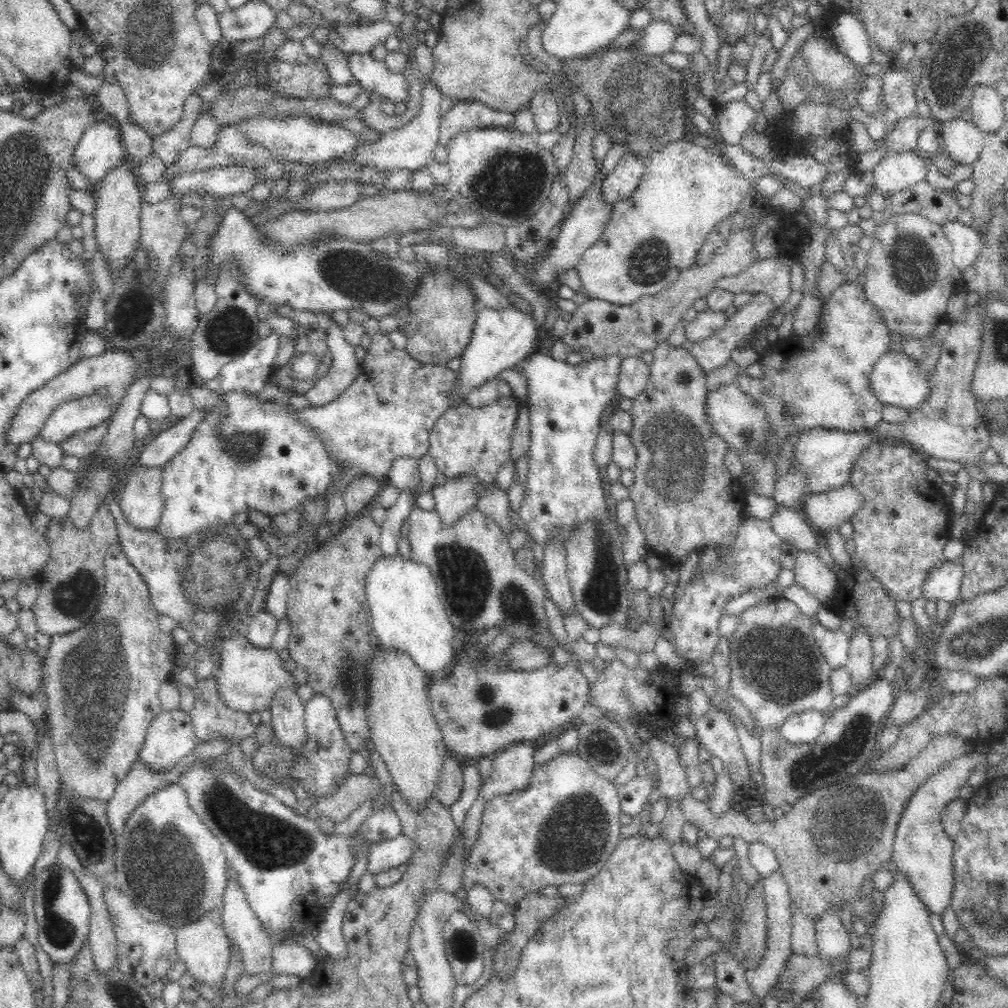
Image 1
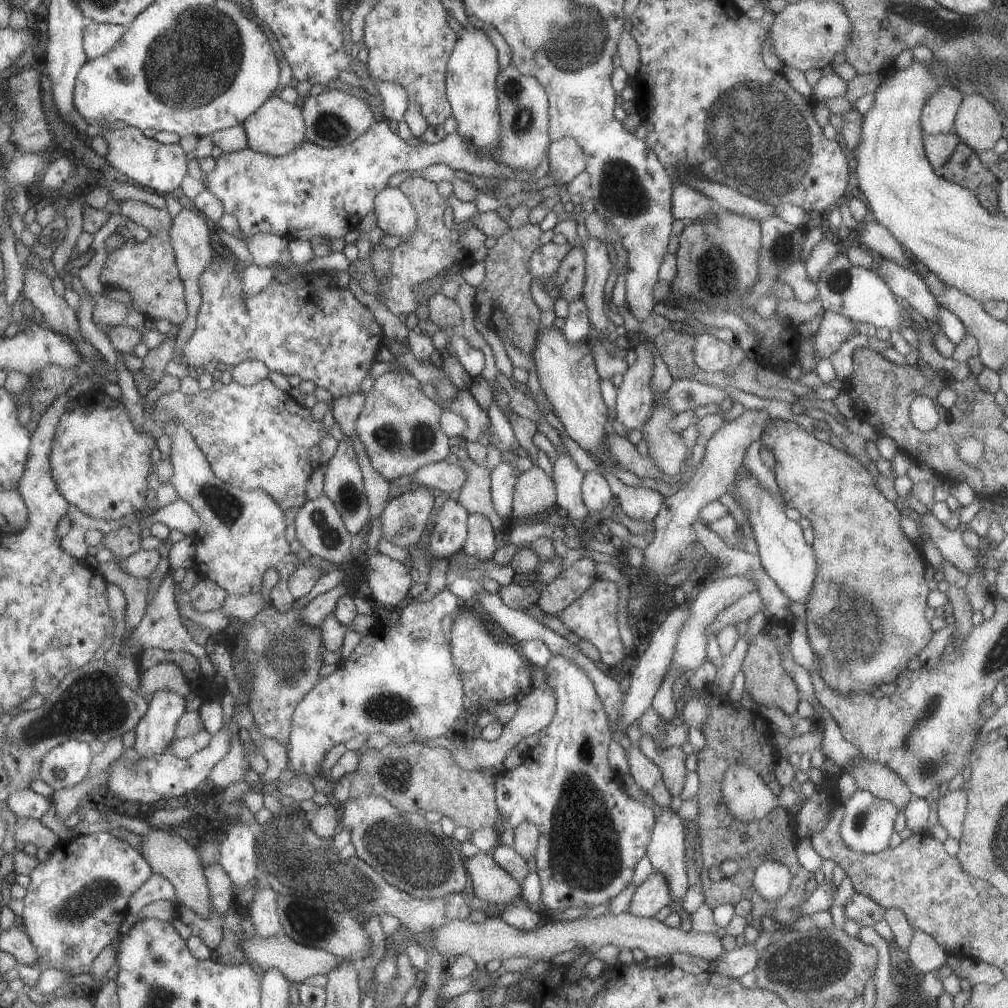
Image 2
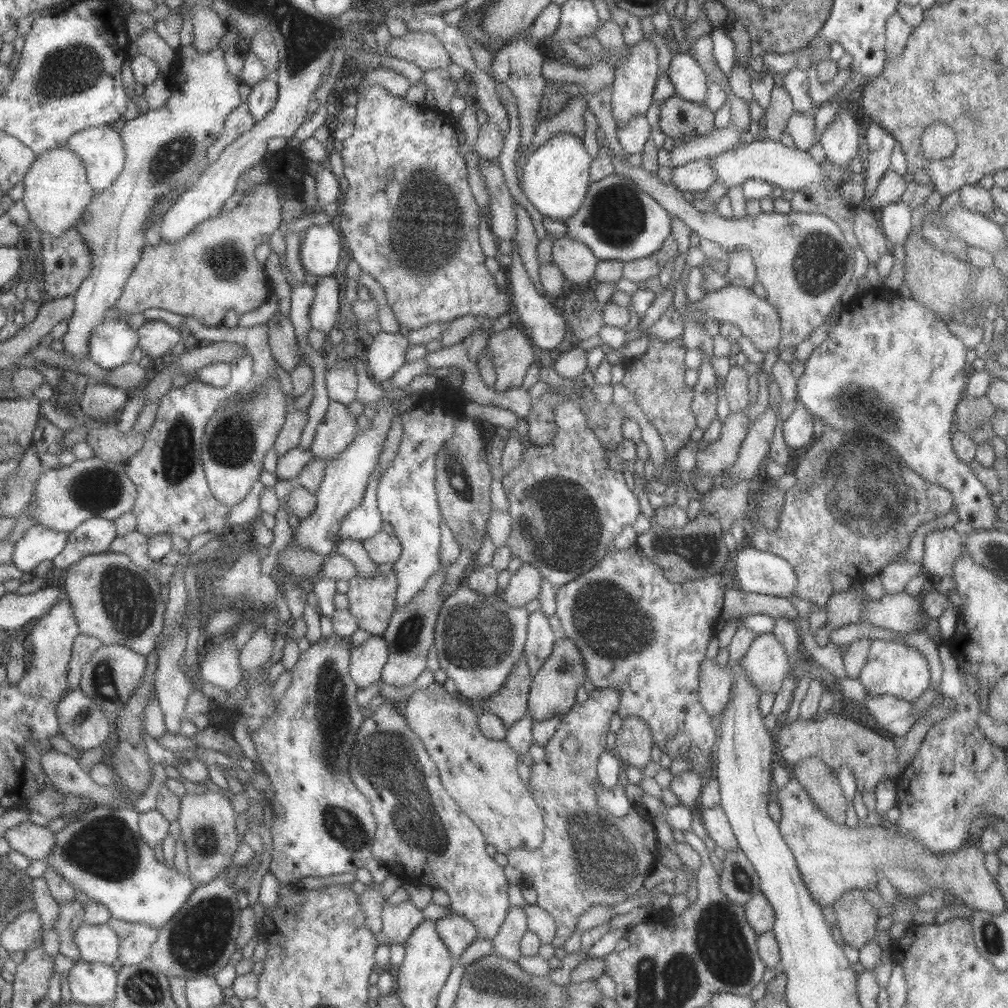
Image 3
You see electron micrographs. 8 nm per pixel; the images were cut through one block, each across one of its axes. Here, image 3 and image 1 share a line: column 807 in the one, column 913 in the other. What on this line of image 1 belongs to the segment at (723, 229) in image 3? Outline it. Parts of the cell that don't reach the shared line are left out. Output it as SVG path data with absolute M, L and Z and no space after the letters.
M918 213L893 215L872 235L872 247L868 251L868 265L861 276L864 294L890 330L899 332L903 338L919 338L924 341L931 336L932 330L940 324L940 318L946 314L946 304L952 294L963 289L963 272L958 271L951 255L952 247L943 228L930 222Z

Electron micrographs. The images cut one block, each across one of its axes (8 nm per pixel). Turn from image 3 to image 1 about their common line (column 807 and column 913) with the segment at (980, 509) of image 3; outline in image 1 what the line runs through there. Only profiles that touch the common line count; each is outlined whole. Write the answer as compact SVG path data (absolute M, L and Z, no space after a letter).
M896 348L895 350L892 350L891 352L884 354L884 356L882 358L880 358L880 360L874 365L874 368L872 369L872 372L869 377L869 387L871 388L871 392L873 392L873 395L882 404L890 404L890 406L900 406L900 408L905 408L907 410L907 412L910 412L910 411L913 411L914 409L917 409L917 406L921 405L923 403L923 400L929 395L931 374L933 373L933 370L932 370L932 372L929 372L929 374L927 376L924 376L924 374L922 374L919 371L919 368L918 368L919 362L920 362L920 360L915 360L915 358L910 358L904 352L899 351L898 348Z

